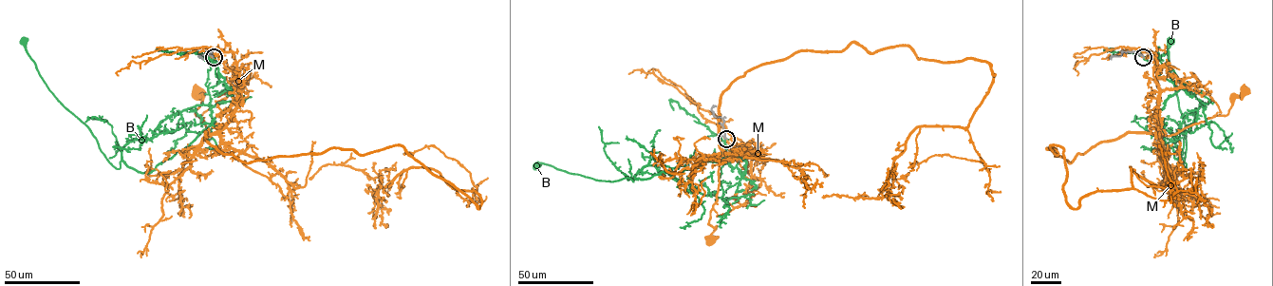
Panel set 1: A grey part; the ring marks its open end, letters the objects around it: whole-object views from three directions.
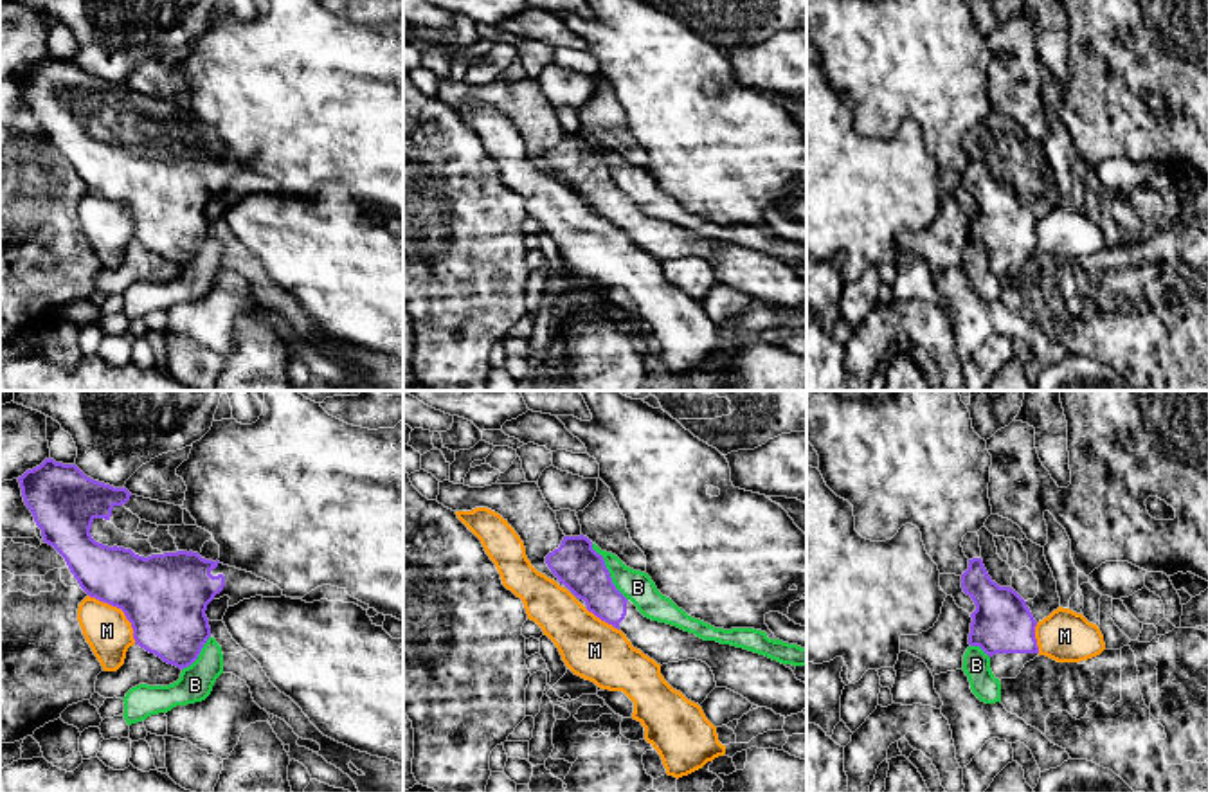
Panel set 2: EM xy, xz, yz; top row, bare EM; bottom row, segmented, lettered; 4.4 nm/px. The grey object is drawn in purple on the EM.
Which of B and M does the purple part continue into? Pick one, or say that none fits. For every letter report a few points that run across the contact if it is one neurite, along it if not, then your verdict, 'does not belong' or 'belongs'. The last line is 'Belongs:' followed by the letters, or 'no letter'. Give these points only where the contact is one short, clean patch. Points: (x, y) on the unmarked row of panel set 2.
B: line xz (591, 141), (602, 153), (611, 179), (627, 197); does not belong
M: does not belong
Belongs: no letter

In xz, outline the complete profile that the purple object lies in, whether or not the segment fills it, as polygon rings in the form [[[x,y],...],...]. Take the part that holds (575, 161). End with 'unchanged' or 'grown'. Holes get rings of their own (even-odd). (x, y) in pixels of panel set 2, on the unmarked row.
[[[563,133],[560,144],[545,153],[545,160],[560,180],[585,198],[589,209],[621,227],[634,245],[657,261],[702,257],[711,265],[717,284],[727,284],[785,315],[807,304],[807,281],[785,261],[645,214],[616,185],[603,153],[587,133]]]; grown

